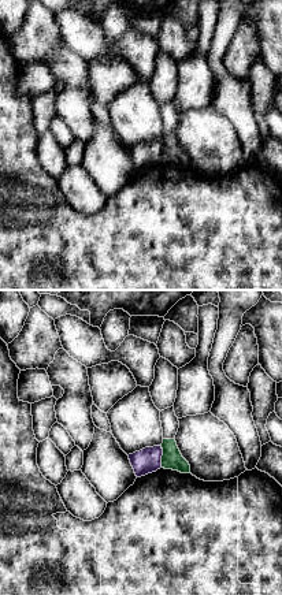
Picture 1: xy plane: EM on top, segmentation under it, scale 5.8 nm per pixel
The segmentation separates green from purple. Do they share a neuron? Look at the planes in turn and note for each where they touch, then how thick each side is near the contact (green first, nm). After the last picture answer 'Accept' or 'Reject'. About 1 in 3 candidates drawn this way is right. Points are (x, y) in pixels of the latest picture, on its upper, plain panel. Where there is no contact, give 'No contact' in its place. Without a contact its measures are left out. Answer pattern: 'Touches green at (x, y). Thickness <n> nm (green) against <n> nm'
Touches green at (162, 149). Thickness 120 nm (green) against 150 nm

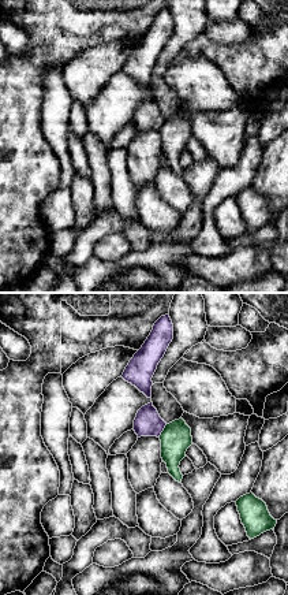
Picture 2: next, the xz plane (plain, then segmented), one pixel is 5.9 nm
Touches green at (163, 125). Thickness 180 nm (green) against 160 nm

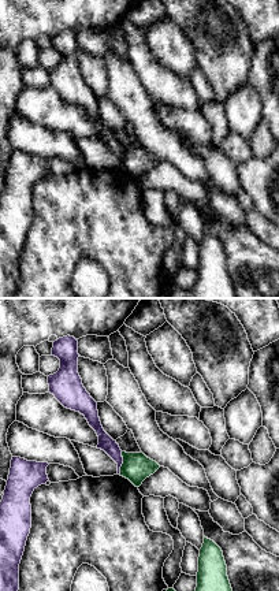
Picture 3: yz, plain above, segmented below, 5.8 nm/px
Touches green at (123, 156). Thickness 170 nm (green) against 90 nm

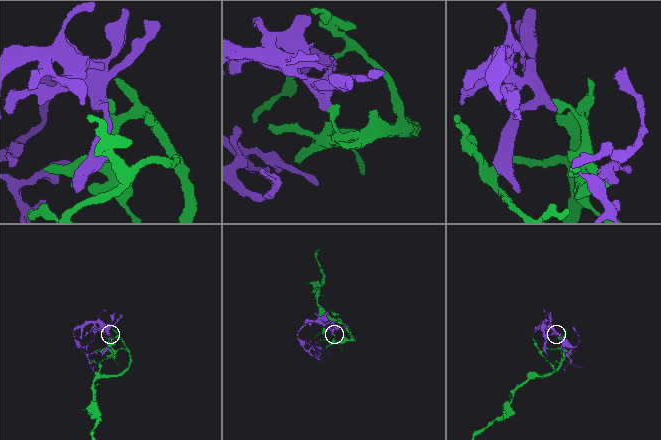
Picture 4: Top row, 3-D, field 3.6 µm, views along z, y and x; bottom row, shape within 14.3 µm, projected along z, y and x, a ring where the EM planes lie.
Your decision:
Reject

